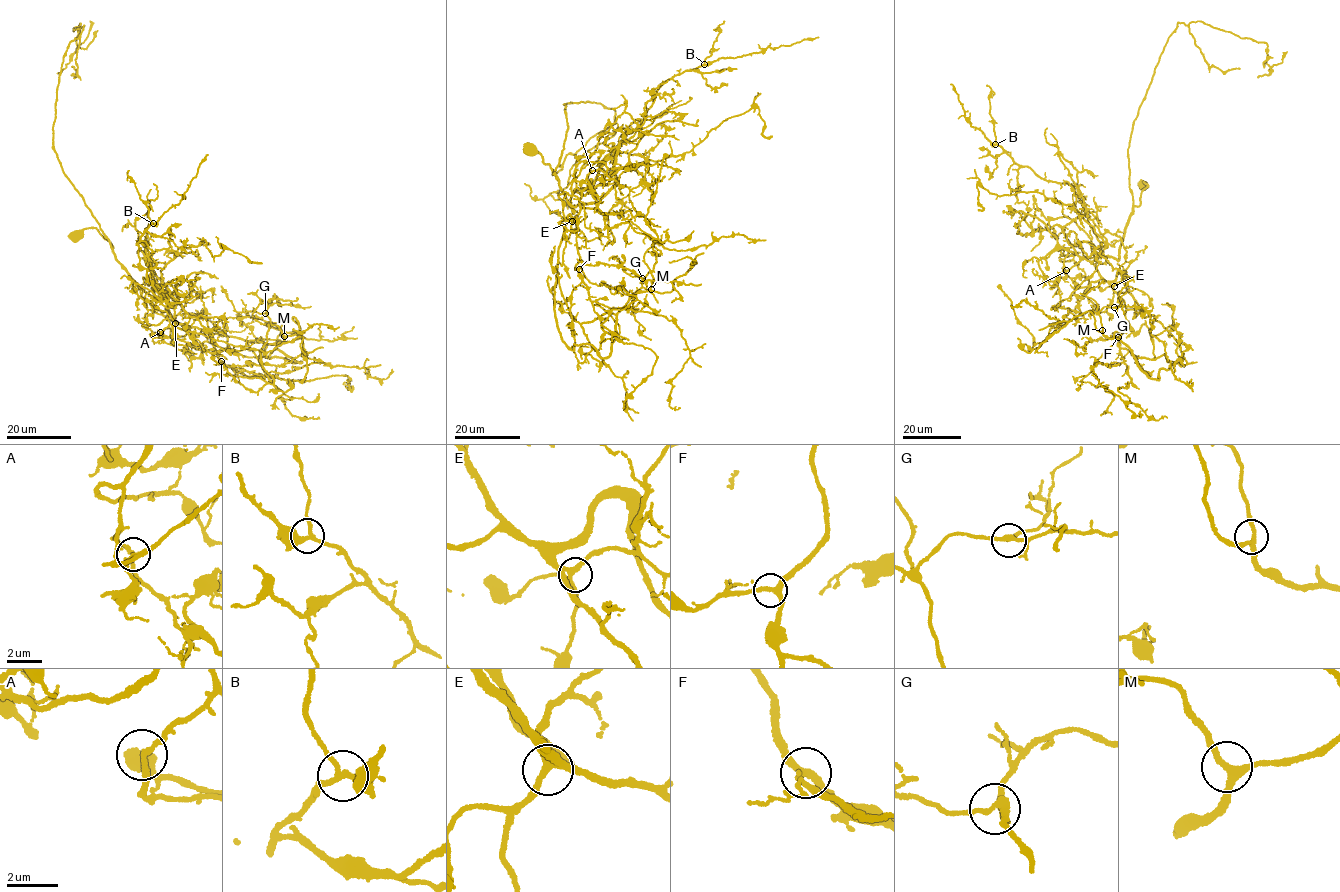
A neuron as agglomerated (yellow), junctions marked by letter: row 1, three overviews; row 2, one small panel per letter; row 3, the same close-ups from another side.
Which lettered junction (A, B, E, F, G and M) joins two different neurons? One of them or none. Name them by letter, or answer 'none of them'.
A

